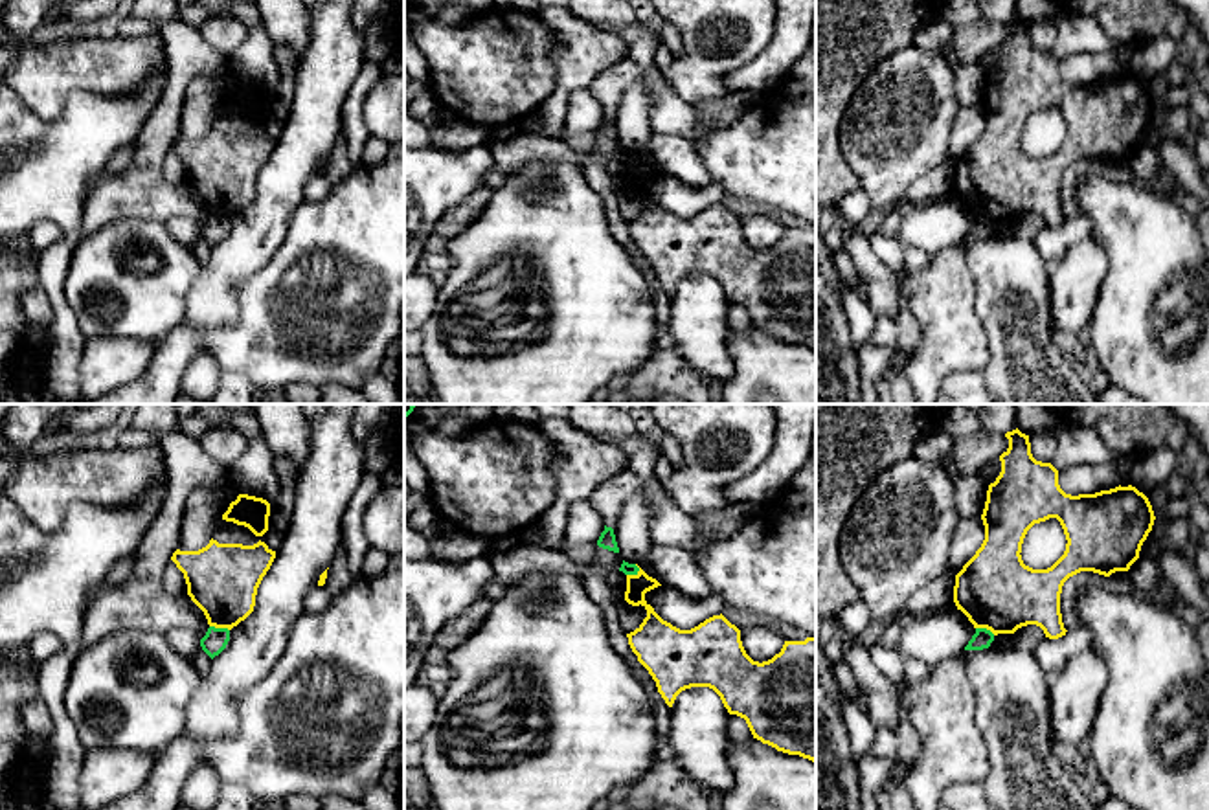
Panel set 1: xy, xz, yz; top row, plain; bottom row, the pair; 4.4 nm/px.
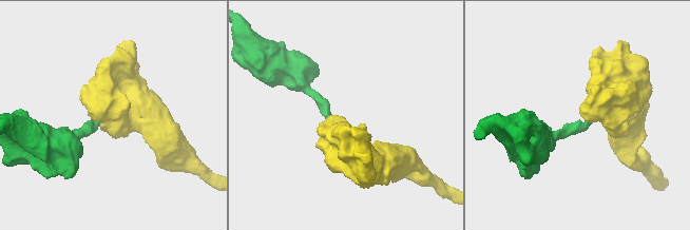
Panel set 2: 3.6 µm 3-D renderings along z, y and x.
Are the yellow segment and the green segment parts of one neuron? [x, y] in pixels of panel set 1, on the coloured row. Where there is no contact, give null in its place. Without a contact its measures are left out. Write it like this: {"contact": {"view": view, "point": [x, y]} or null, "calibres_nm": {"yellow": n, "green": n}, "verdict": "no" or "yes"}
{"contact": {"view": "xy", "point": [219, 627]}, "calibres_nm": {"yellow": 320, "green": 110}, "verdict": "no"}

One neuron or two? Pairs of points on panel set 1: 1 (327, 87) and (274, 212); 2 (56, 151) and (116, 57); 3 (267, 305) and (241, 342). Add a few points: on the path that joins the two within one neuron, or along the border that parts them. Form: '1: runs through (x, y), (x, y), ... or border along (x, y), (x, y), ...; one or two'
1: runs through (315, 118), (307, 140), (282, 180); one
2: border along (135, 89), (129, 94), (78, 90), (57, 118); two
3: runs through (267, 314), (250, 333); one

